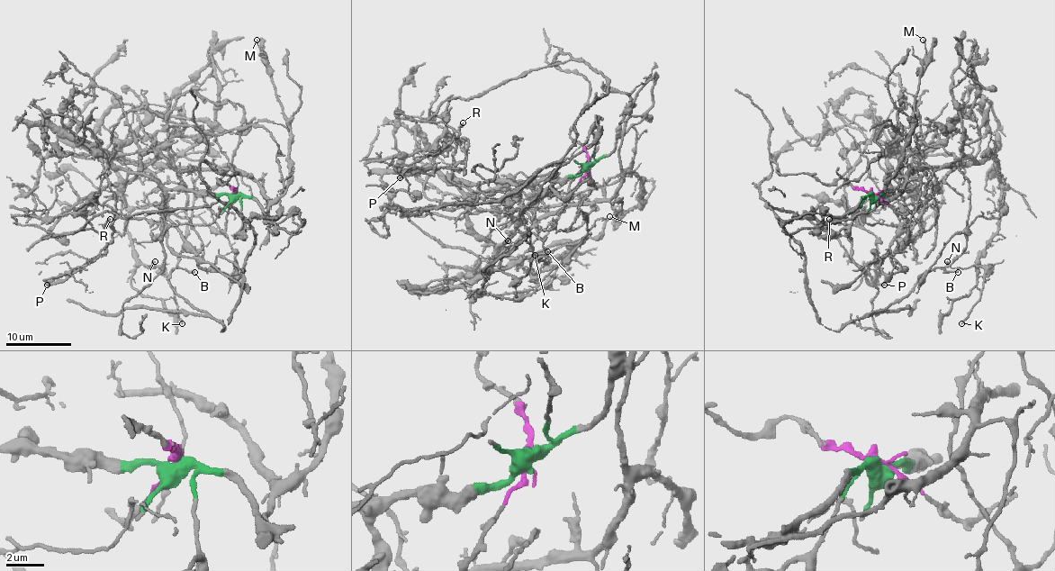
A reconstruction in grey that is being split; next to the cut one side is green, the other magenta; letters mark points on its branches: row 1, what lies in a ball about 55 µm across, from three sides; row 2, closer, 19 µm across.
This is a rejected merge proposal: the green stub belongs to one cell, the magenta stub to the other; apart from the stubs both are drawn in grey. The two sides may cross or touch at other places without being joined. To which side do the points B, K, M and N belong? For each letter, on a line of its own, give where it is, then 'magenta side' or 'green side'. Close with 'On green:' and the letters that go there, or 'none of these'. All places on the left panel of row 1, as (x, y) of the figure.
B: at (194, 272); magenta side
K: at (182, 323); green side
M: at (256, 40); green side
N: at (155, 261); green side
On green: K, M, N

